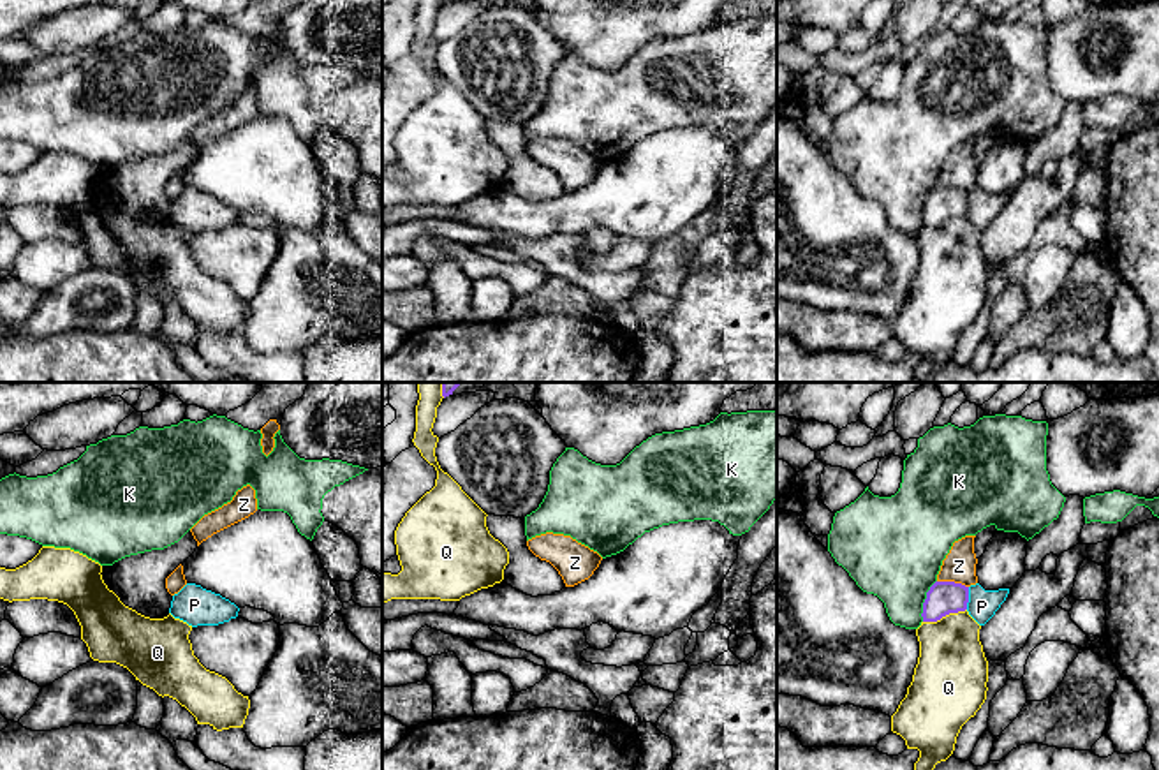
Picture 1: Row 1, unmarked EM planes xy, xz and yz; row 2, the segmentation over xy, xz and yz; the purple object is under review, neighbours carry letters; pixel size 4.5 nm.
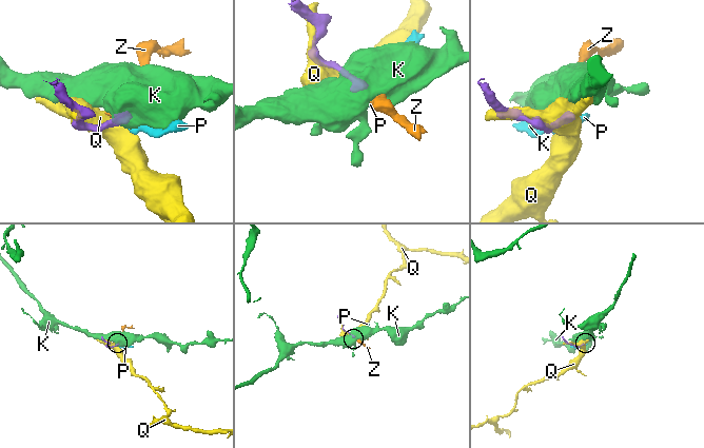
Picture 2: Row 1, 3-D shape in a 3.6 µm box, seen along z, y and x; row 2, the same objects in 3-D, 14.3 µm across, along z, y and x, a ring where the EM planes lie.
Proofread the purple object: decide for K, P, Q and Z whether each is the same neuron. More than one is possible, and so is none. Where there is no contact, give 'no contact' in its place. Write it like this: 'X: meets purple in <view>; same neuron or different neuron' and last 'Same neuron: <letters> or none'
K: meets purple in yz; different neuron
P: meets purple in yz; different neuron
Q: meets purple in yz; different neuron
Z: meets purple in yz; different neuron
Same neuron: none

